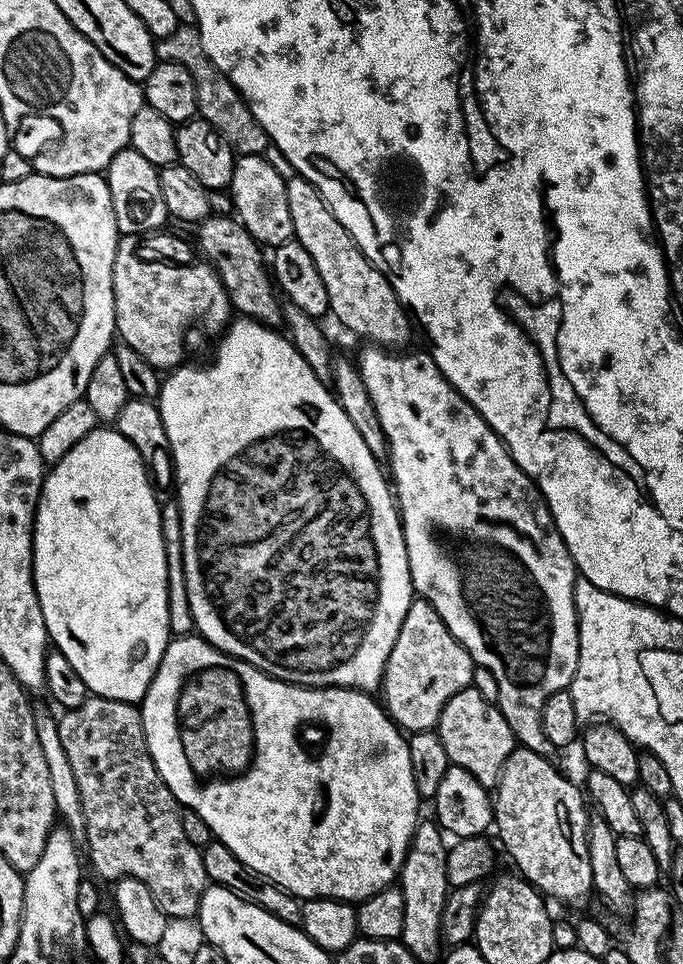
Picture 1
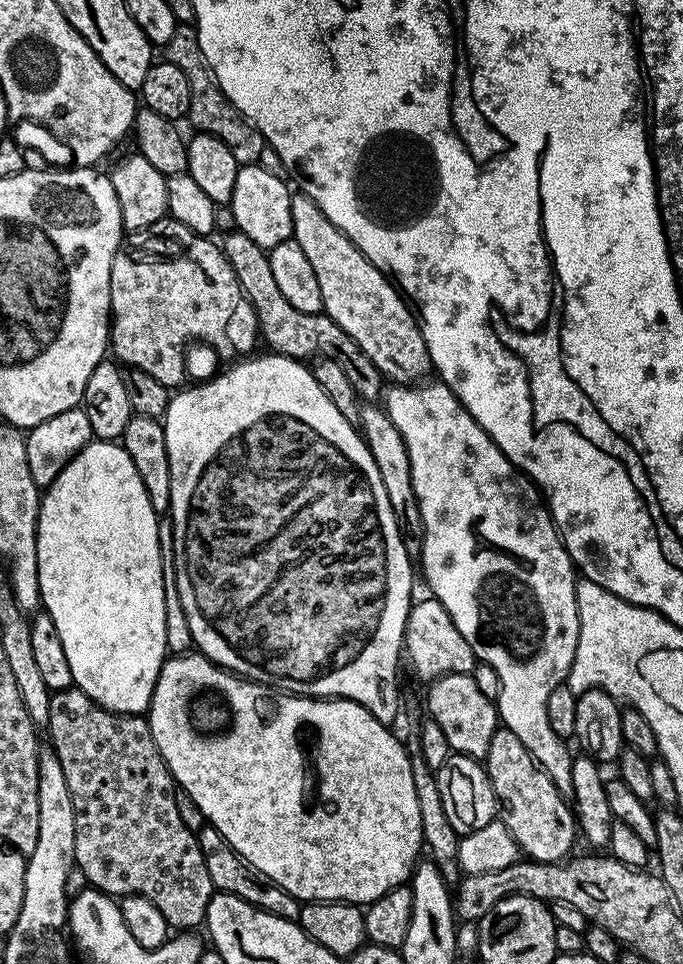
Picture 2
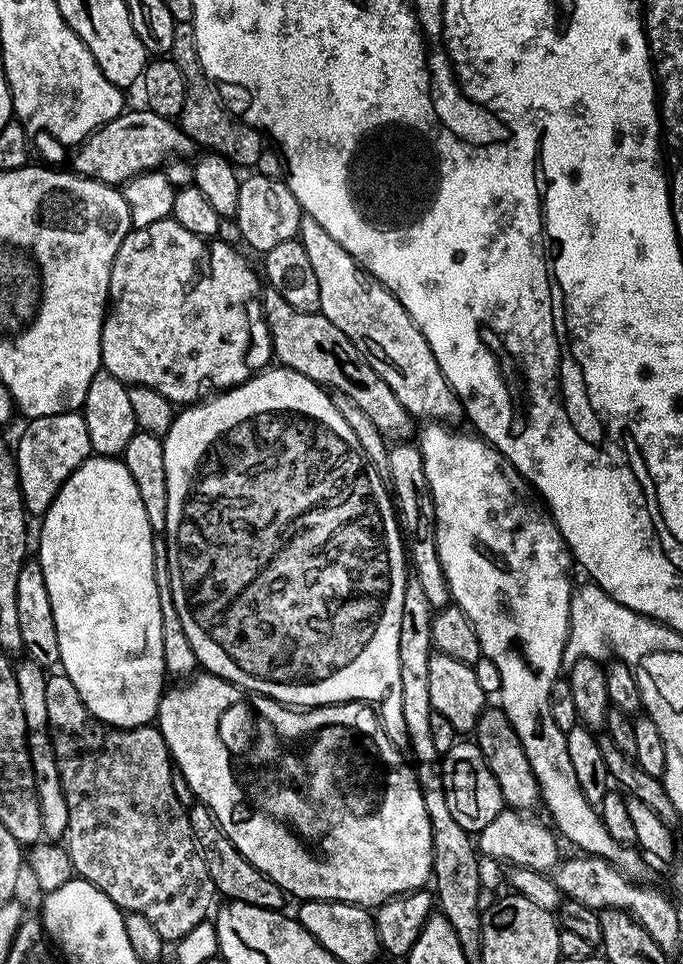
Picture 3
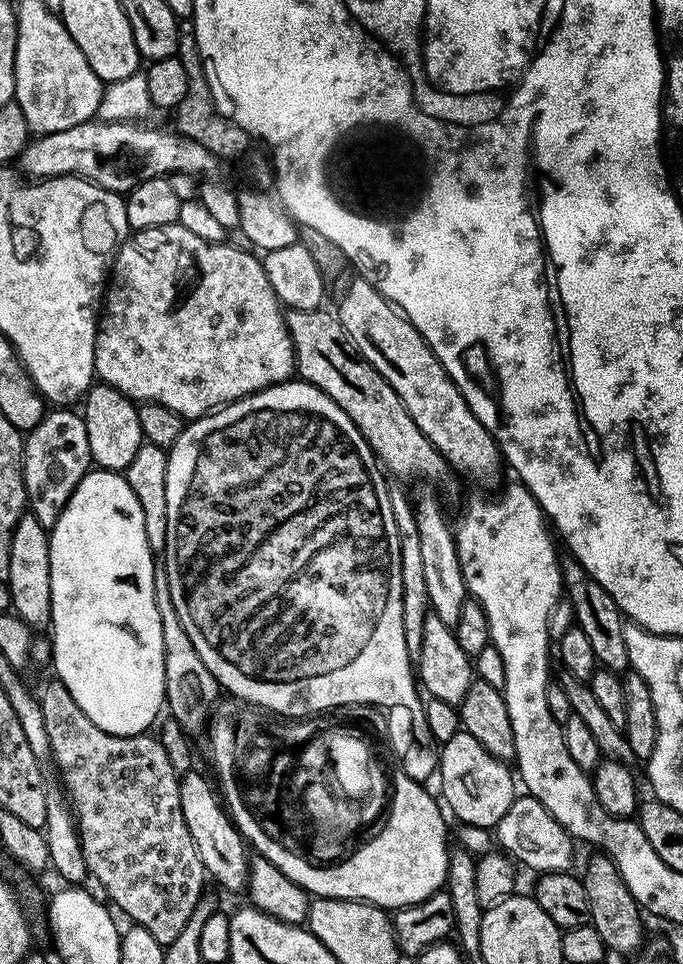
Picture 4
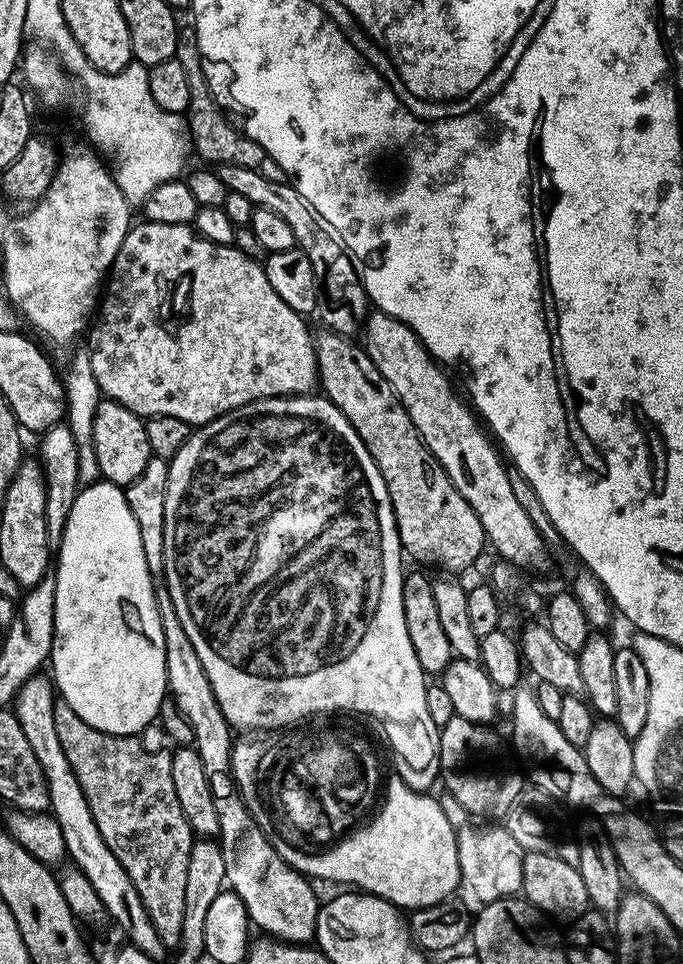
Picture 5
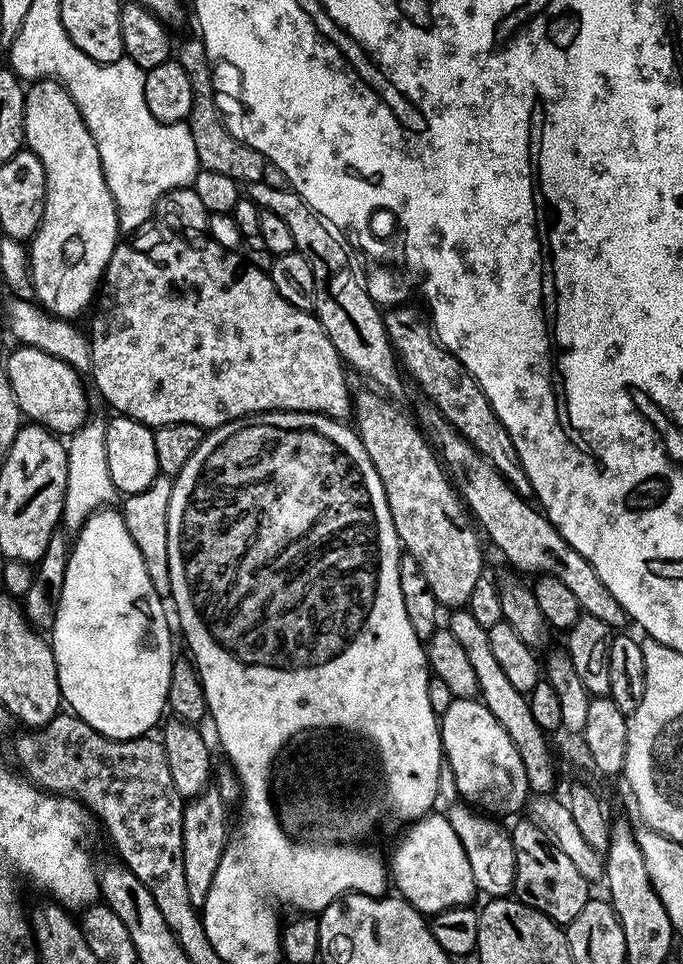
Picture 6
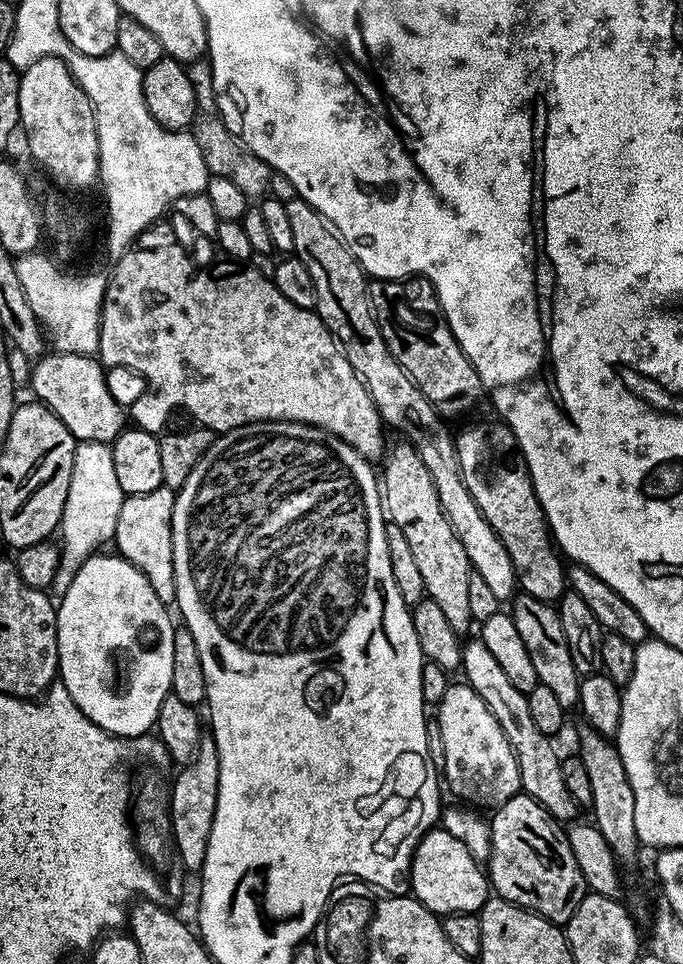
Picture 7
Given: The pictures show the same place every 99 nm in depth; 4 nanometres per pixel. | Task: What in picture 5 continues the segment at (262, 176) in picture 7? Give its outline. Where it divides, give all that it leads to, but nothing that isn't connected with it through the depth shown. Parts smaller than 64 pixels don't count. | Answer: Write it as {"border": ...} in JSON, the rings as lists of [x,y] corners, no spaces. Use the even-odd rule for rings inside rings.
{"border":[[[188,26],[188,28],[181,27],[179,29],[174,58],[178,62],[182,62],[182,67],[186,69],[186,78],[190,81],[190,106],[186,113],[186,119],[195,155],[200,155],[204,159],[201,161],[212,166],[225,164],[226,166],[260,168],[266,160],[262,146],[258,146],[258,142],[254,142],[240,131],[239,127],[226,115],[224,109],[217,104],[208,88],[208,79],[204,73],[206,61],[200,54],[195,27]]]}

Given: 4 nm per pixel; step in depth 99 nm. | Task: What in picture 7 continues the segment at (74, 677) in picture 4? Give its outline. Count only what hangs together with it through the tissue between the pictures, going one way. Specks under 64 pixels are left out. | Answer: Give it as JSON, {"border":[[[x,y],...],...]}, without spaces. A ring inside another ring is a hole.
{"border":[[[93,554],[77,572],[65,597],[58,600],[56,633],[58,634],[59,683],[70,690],[82,714],[113,736],[143,736],[153,731],[158,706],[172,691],[174,674],[174,621],[168,617],[169,605],[163,604],[150,582],[119,554]]]}

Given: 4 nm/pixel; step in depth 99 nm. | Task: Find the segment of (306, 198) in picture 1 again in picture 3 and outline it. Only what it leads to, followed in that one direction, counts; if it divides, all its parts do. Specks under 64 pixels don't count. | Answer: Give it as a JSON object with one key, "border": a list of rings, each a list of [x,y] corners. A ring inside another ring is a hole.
{"border":[[[301,215],[298,239],[302,250],[310,257],[310,266],[318,278],[318,298],[320,312],[378,370],[382,382],[394,390],[394,398],[402,402],[402,406],[414,418],[428,416],[432,422],[456,422],[464,416],[464,407],[460,404],[456,392],[446,382],[446,374],[442,374],[442,366],[438,366],[438,358],[434,358],[434,350],[430,350],[430,342],[422,338],[422,330],[406,314],[402,302],[386,290],[386,286],[371,276],[366,269],[360,267],[351,254],[342,250],[326,230],[322,230],[314,218]]]}

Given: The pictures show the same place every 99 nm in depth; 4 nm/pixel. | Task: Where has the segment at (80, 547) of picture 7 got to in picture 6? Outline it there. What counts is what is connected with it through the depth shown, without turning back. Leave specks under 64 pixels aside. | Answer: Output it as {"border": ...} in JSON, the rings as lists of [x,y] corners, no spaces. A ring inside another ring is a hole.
{"border":[[[91,415],[85,424],[71,433],[65,441],[67,450],[67,488],[64,495],[63,525],[72,532],[79,531],[93,512],[111,505],[118,493],[106,465],[105,417]]]}

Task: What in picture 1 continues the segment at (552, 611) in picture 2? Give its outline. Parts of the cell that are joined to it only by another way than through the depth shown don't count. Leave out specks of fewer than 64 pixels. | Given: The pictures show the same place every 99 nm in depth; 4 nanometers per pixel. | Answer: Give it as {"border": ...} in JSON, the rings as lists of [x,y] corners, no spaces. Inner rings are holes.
{"border":[[[369,343],[360,352],[358,367],[362,382],[366,384],[366,394],[370,394],[370,402],[374,406],[384,437],[388,440],[386,464],[389,464],[387,467],[390,469],[390,480],[394,485],[394,499],[398,505],[400,523],[404,530],[412,587],[419,599],[430,602],[430,606],[438,610],[450,634],[454,634],[458,643],[471,654],[473,665],[490,670],[490,674],[494,674],[498,682],[500,713],[506,718],[506,722],[510,722],[510,730],[516,735],[517,741],[523,747],[551,757],[554,752],[553,746],[546,738],[546,734],[542,734],[542,702],[546,702],[550,694],[565,691],[571,685],[578,666],[580,631],[576,625],[574,602],[574,586],[578,579],[576,564],[572,560],[572,555],[566,550],[566,542],[556,528],[554,518],[550,514],[547,502],[544,501],[543,494],[536,486],[536,481],[517,466],[499,434],[480,417],[473,404],[440,373],[431,354],[427,351],[408,351],[395,352],[381,348],[379,344]]]}

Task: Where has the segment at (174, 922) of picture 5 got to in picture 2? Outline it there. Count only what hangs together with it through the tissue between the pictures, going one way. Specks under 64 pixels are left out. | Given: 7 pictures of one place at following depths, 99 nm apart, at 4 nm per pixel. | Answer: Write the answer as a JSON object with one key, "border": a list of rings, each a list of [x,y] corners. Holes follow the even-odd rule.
{"border":[[[78,687],[67,688],[64,692],[51,693],[52,701],[48,711],[48,723],[46,731],[50,739],[50,747],[58,754],[58,762],[62,762],[62,774],[66,774],[66,786],[70,786],[70,802],[74,802],[74,858],[75,867],[85,875],[87,883],[97,892],[103,892],[105,896],[123,898],[126,896],[141,896],[150,898],[158,910],[162,910],[162,918],[166,918],[169,929],[172,930],[196,930],[203,925],[208,918],[208,904],[211,902],[214,889],[210,882],[210,873],[206,870],[206,862],[202,858],[200,841],[197,833],[192,832],[182,822],[178,814],[178,802],[176,794],[178,785],[172,779],[170,770],[154,742],[154,734],[150,730],[147,719],[140,714],[125,714],[112,712],[100,704],[95,704],[82,689]]]}

